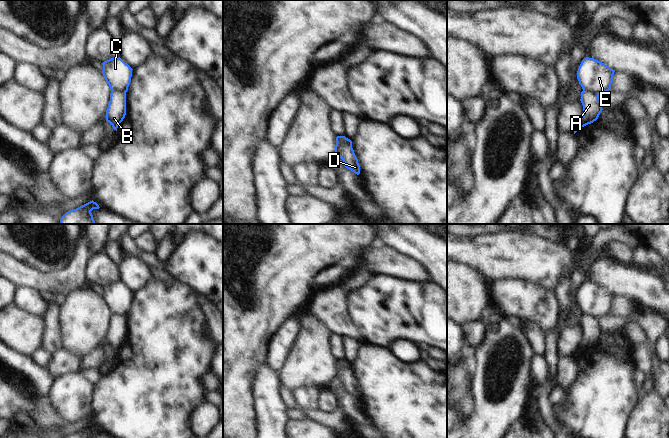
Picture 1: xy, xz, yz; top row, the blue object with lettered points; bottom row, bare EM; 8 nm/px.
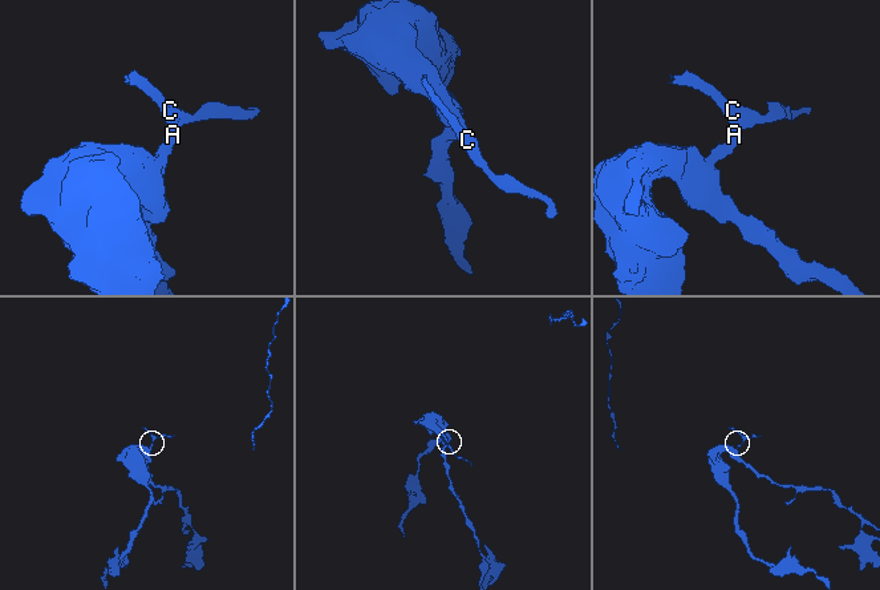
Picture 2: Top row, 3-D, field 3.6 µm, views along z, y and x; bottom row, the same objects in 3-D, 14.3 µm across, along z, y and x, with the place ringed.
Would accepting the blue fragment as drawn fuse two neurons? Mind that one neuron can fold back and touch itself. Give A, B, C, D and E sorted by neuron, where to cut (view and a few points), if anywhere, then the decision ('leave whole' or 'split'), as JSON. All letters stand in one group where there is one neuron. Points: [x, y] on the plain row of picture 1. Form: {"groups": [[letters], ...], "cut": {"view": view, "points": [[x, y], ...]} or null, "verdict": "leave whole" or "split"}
{"groups": [["A", "B"], ["C", "D", "E"]], "cut": {"view": "yz", "points": [[583, 313], [598, 319]]}, "verdict": "split"}

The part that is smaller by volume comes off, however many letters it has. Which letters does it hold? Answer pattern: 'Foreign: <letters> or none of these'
Foreign: C, D, E

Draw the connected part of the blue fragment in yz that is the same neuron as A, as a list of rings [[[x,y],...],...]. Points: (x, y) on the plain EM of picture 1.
[[[583,314],[581,316],[580,325],[583,329],[583,337],[578,345],[576,353],[574,354],[574,358],[582,351],[596,345],[603,334],[599,324],[599,319],[593,316]]]

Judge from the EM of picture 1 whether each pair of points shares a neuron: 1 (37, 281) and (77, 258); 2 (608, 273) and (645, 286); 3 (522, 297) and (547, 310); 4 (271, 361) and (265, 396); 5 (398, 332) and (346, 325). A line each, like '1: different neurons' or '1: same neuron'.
1: same neuron
2: same neuron
3: same neuron
4: different neurons
5: different neurons

